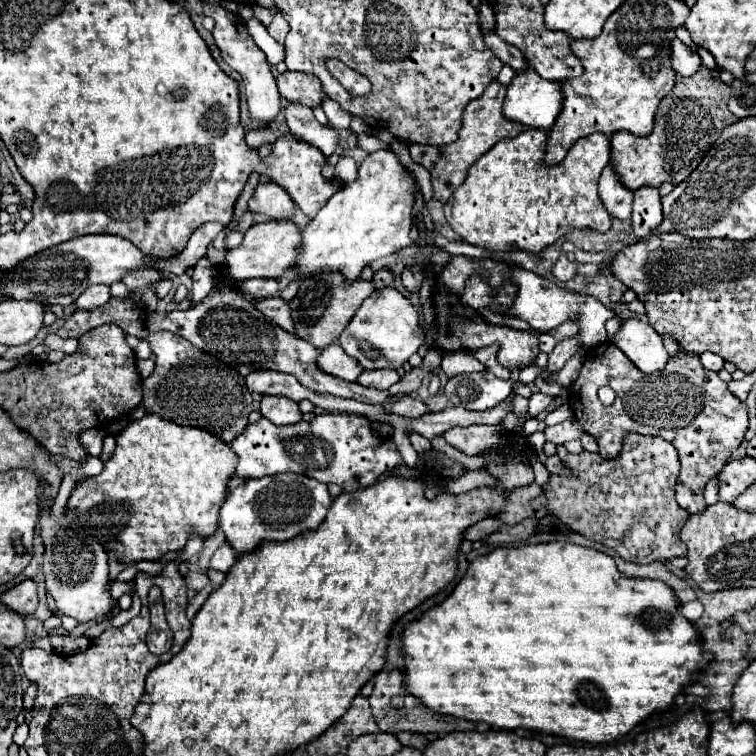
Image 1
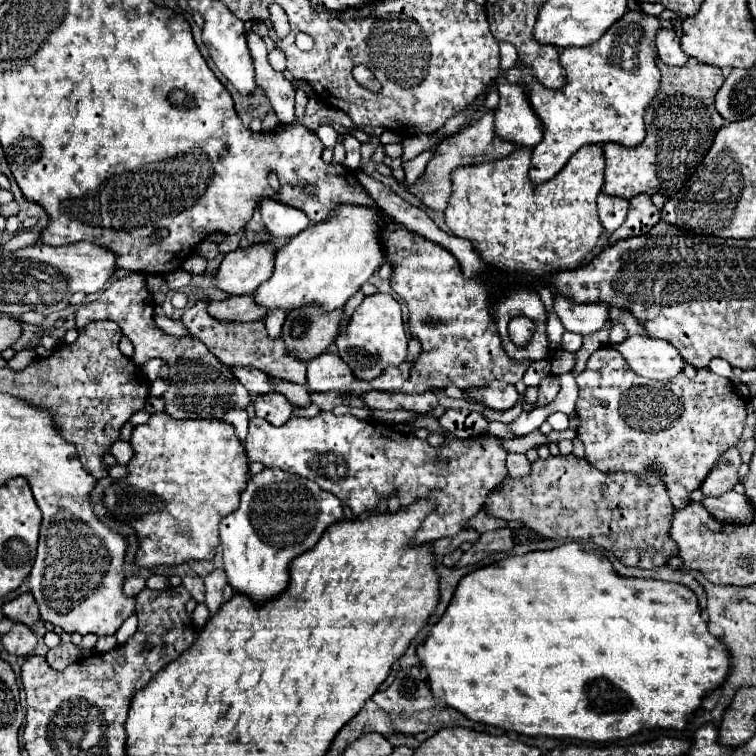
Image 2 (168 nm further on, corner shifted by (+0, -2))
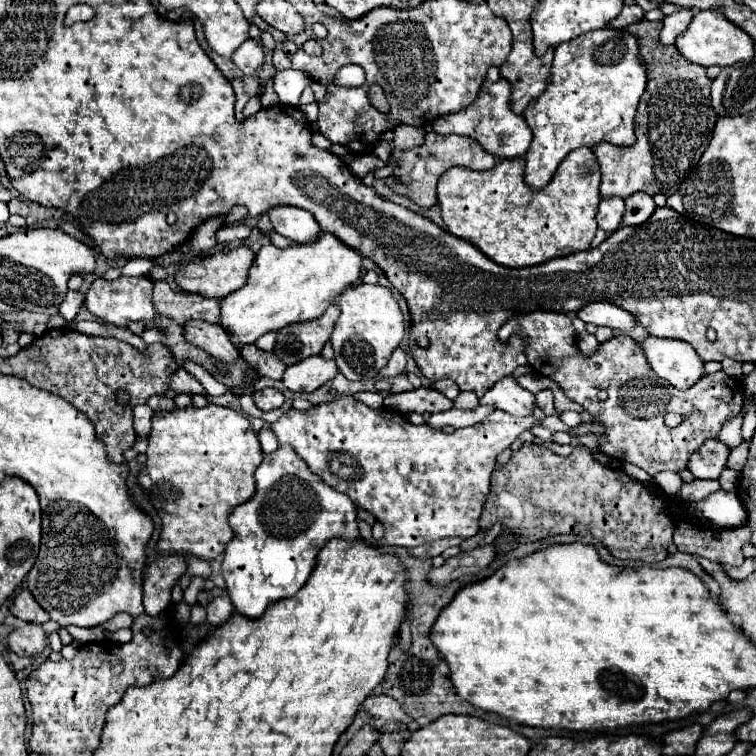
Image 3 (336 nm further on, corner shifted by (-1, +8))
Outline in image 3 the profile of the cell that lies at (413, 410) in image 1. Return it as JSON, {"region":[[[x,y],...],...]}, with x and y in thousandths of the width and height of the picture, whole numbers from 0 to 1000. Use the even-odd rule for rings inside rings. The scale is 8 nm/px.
{"region":[[[475,519],[475,521],[470,521],[470,526],[491,540],[507,540],[507,521],[504,519]]]}

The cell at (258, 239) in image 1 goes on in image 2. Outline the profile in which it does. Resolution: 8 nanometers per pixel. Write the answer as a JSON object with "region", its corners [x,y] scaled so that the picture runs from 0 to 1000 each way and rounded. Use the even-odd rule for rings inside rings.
{"region":[[[336,323],[325,331],[302,333],[283,365],[283,378],[304,392],[336,389],[339,381],[360,365],[362,328]]]}

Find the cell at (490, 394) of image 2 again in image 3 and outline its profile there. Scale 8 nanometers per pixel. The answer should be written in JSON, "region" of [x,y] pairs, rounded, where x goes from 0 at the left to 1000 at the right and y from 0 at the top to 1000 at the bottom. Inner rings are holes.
{"region":[[[671,497],[649,511],[635,526],[635,536],[649,536],[679,550],[700,550],[708,537],[708,524],[689,513],[679,497]]]}

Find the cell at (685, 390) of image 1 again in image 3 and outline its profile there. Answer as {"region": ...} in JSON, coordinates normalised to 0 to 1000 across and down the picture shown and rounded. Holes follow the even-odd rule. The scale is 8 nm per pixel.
{"region":[[[708,410],[708,413],[697,413],[697,415],[684,415],[679,418],[676,423],[671,423],[660,439],[689,439],[692,444],[697,444],[700,450],[700,458],[694,460],[694,468],[697,468],[697,476],[700,476],[700,484],[716,497],[724,497],[729,503],[734,503],[745,516],[747,521],[769,534],[779,548],[784,548],[784,561],[798,561],[798,574],[787,574],[790,585],[792,585],[792,593],[795,598],[800,598],[803,603],[819,608],[819,611],[835,611],[845,619],[851,619],[856,627],[866,630],[869,624],[874,622],[888,622],[888,624],[898,624],[898,622],[906,622],[909,619],[909,611],[914,606],[914,601],[938,579],[948,579],[948,574],[954,571],[956,561],[975,550],[983,540],[983,526],[985,526],[985,516],[983,516],[983,508],[975,503],[975,500],[967,500],[962,497],[956,489],[946,492],[946,495],[938,495],[938,497],[930,497],[925,505],[919,505],[914,513],[909,516],[898,516],[888,508],[882,511],[872,511],[866,500],[872,500],[856,481],[853,471],[851,471],[851,463],[848,458],[835,447],[835,444],[811,444],[808,450],[798,452],[792,458],[792,463],[782,471],[782,474],[771,474],[766,466],[763,466],[763,458],[761,458],[761,442],[758,442],[758,431],[755,431],[754,415],[746,415],[745,413],[721,413],[721,410]],[[792,513],[800,513],[806,516],[806,526],[800,532],[795,532],[790,526],[790,519]],[[882,545],[893,545],[893,548],[901,548],[903,556],[901,561],[896,561],[893,566],[885,566],[880,561],[880,548]]]}

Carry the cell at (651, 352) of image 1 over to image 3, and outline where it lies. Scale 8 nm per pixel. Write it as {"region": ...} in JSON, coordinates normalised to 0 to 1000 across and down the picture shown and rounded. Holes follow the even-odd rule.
{"region":[[[856,444],[848,452],[856,479],[869,497],[893,508],[893,513],[911,513],[930,497],[930,476],[914,455],[893,447]]]}

